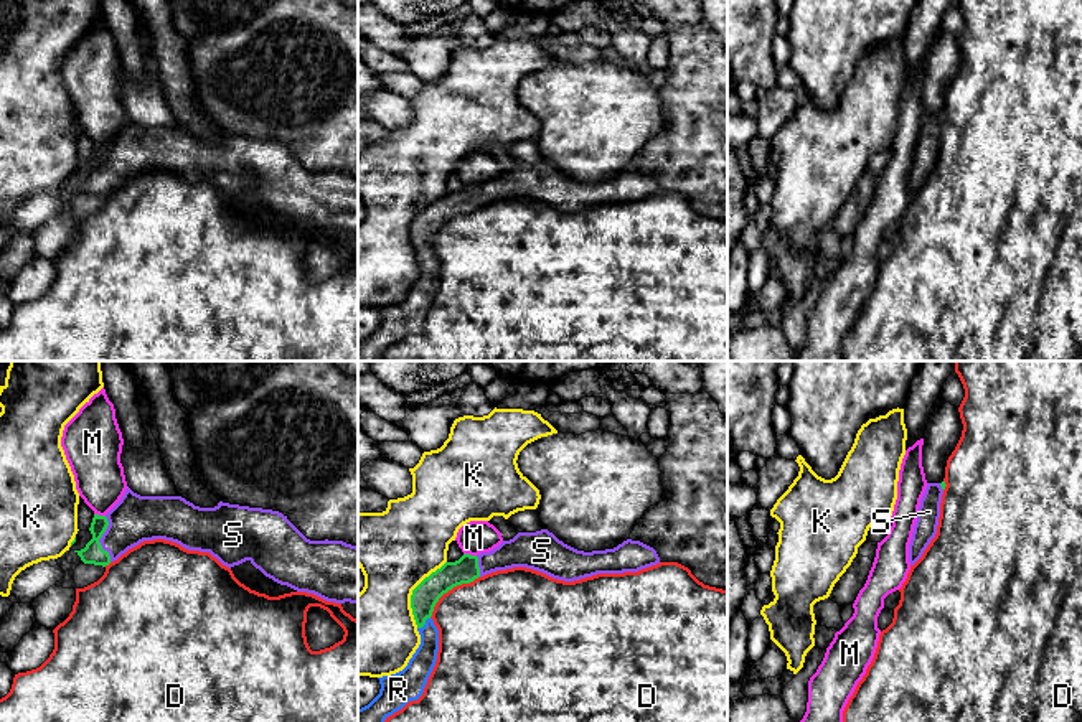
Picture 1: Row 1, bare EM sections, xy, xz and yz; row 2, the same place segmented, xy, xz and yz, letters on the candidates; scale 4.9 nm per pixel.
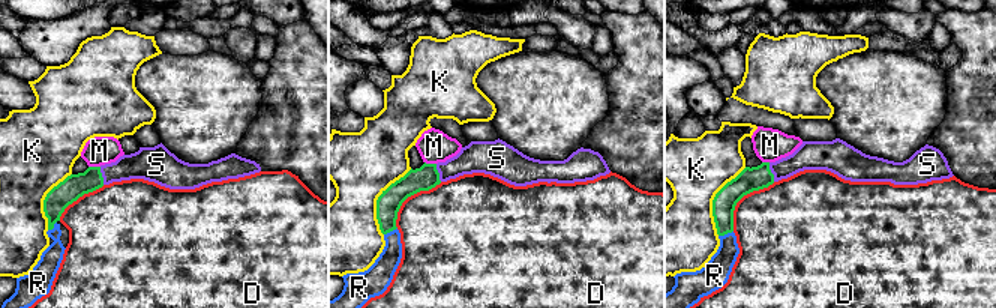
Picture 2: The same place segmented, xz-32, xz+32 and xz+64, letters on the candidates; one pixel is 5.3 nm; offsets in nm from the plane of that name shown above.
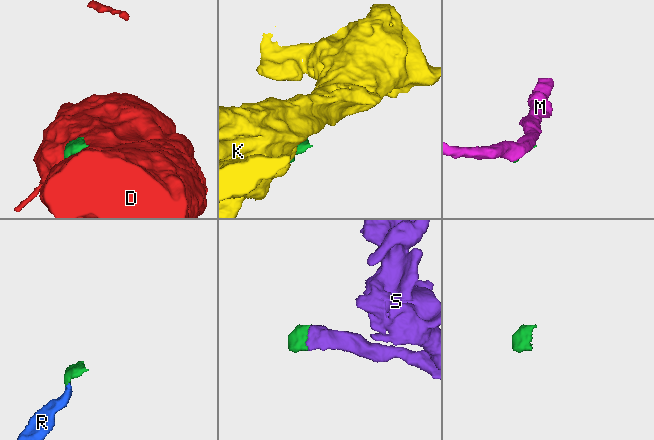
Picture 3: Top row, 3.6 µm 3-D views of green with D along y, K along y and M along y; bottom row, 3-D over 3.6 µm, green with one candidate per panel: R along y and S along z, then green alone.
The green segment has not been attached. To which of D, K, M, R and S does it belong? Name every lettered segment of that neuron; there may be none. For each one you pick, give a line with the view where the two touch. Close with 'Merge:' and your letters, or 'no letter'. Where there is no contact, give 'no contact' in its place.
R: meets green in xz
S: meets green in xy
Merge: R, S

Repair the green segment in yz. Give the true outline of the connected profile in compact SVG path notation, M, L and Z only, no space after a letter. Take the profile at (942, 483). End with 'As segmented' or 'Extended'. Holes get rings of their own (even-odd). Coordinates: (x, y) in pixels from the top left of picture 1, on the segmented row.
M945 481L929 483L920 499L917 521L909 544L909 562L914 565L937 534Z. Extended

